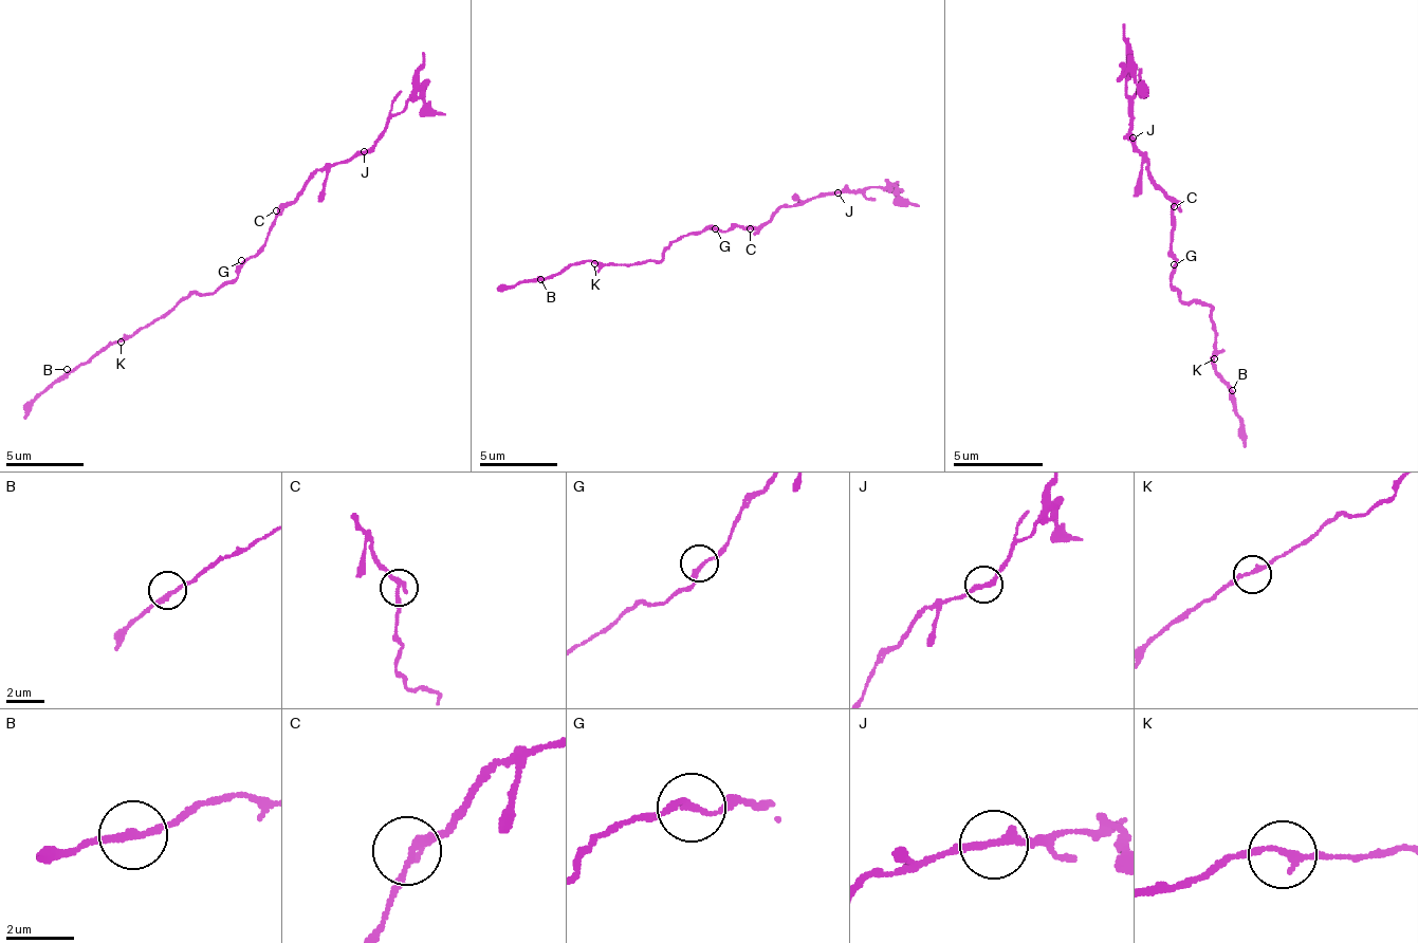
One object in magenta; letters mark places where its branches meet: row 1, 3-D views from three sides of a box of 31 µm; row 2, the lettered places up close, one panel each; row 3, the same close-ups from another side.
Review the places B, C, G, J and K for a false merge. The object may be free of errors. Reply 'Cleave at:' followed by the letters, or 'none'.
Cleave at: J

